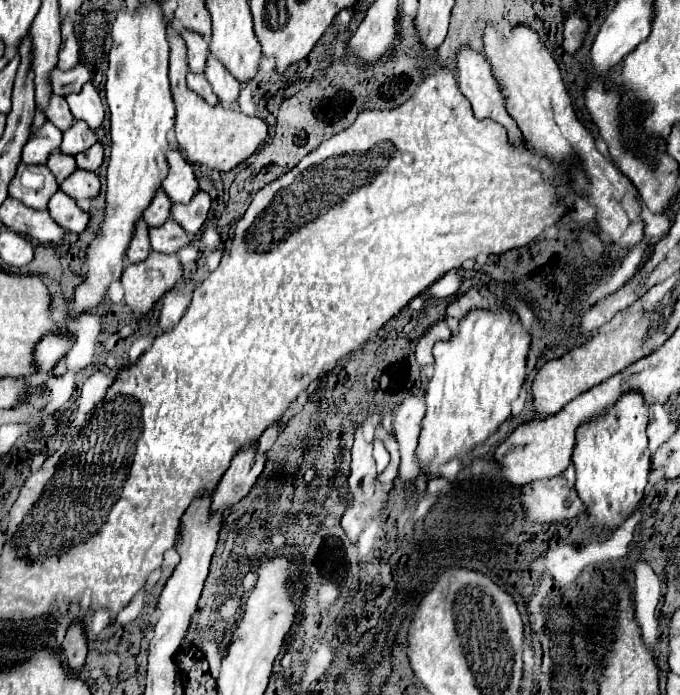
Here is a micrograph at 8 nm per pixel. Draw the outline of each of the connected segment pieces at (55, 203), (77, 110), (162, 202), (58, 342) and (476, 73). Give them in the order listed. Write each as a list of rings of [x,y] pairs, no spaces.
[[[55,192],[55,196],[49,200],[47,204],[47,210],[51,214],[51,218],[61,226],[65,228],[67,232],[83,232],[87,222],[89,222],[89,214],[79,210],[75,200],[65,196],[63,192]]]
[[[83,84],[81,92],[75,94],[67,94],[65,96],[69,110],[73,114],[73,118],[77,120],[85,120],[89,124],[91,130],[97,130],[103,122],[103,104],[99,98],[99,92],[93,88],[93,84]]]
[[[159,188],[159,192],[155,192],[151,204],[145,208],[143,220],[145,220],[149,226],[159,226],[159,224],[163,224],[163,222],[169,218],[171,204],[173,204],[173,202],[169,200],[169,196]]]
[[[51,334],[45,336],[37,348],[35,348],[35,364],[43,378],[51,376],[51,368],[57,364],[59,358],[63,358],[69,348],[75,344],[75,334]]]
[[[461,46],[461,48],[459,48],[459,52],[457,52],[457,84],[459,84],[461,94],[469,100],[469,104],[471,104],[471,108],[473,108],[473,112],[475,112],[477,118],[487,116],[487,118],[499,122],[501,126],[507,128],[509,140],[511,140],[513,144],[519,144],[519,142],[521,142],[523,134],[521,134],[521,130],[517,128],[515,120],[507,114],[503,94],[501,94],[501,90],[499,90],[499,86],[497,86],[497,80],[493,78],[493,72],[491,72],[487,60],[483,58],[483,54],[479,54],[479,52],[475,52],[475,50],[467,48],[467,46]]]

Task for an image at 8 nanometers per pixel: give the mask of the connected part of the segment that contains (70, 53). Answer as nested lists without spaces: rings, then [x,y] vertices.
[[[69,18],[63,20],[63,48],[59,50],[59,64],[57,68],[69,70],[79,62],[79,42],[75,38],[73,22]]]

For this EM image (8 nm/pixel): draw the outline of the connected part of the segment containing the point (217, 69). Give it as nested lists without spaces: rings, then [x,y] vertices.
[[[207,56],[205,78],[213,86],[213,92],[219,96],[223,104],[233,104],[239,98],[239,82],[223,68],[223,64],[215,56]]]

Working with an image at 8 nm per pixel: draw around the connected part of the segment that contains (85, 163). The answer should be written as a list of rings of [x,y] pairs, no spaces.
[[[97,142],[91,148],[87,148],[85,152],[75,154],[75,162],[77,162],[77,168],[81,168],[81,170],[97,170],[103,162],[103,146]]]

